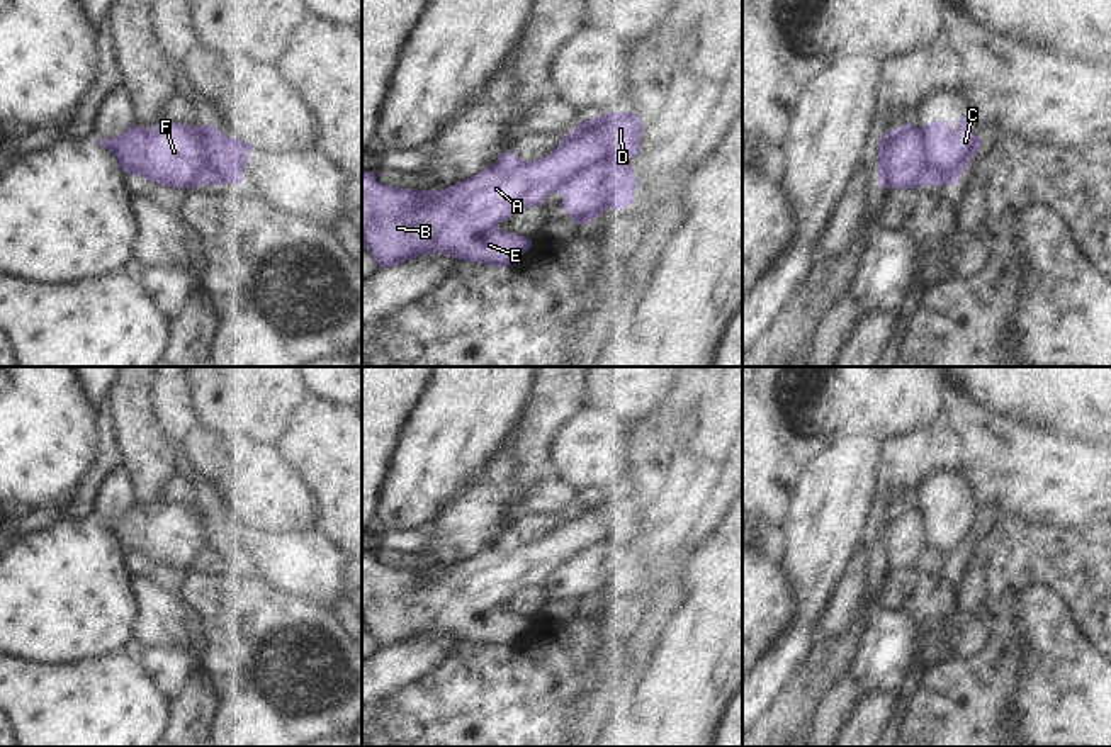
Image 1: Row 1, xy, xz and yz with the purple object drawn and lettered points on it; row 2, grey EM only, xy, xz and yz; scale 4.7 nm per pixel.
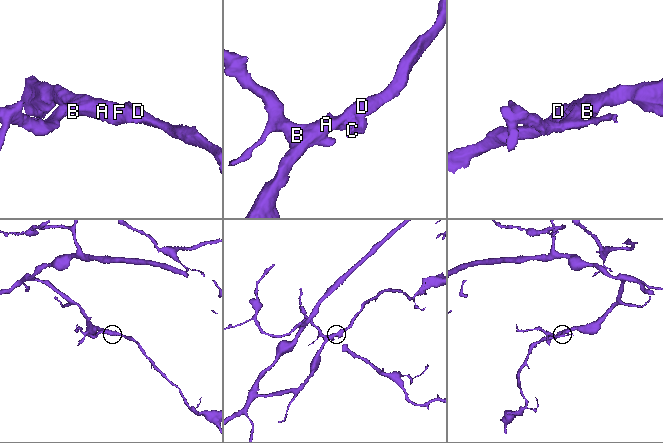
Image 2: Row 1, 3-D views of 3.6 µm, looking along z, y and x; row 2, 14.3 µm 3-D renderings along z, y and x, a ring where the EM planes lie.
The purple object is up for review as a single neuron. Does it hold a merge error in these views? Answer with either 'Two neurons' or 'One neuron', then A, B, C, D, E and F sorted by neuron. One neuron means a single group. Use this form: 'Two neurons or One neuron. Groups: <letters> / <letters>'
Two neurons. Groups: A B D E F / C.

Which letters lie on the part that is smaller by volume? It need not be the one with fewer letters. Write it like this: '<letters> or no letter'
C

